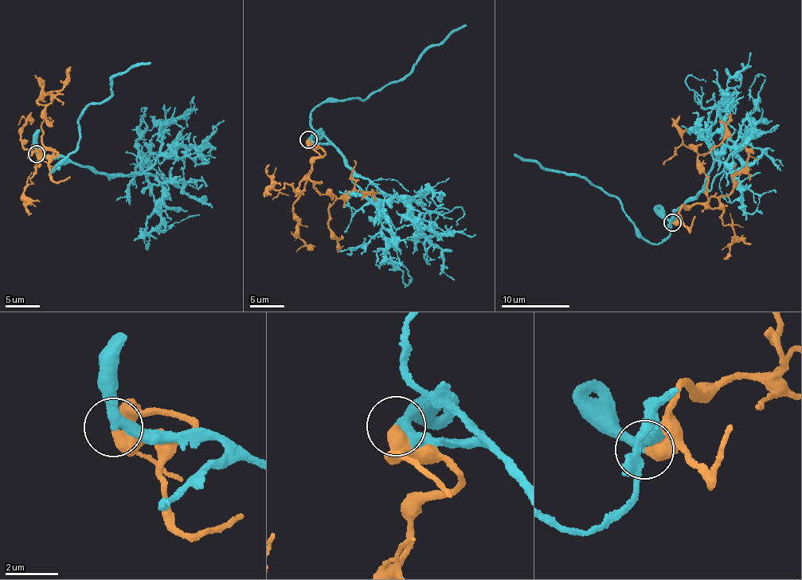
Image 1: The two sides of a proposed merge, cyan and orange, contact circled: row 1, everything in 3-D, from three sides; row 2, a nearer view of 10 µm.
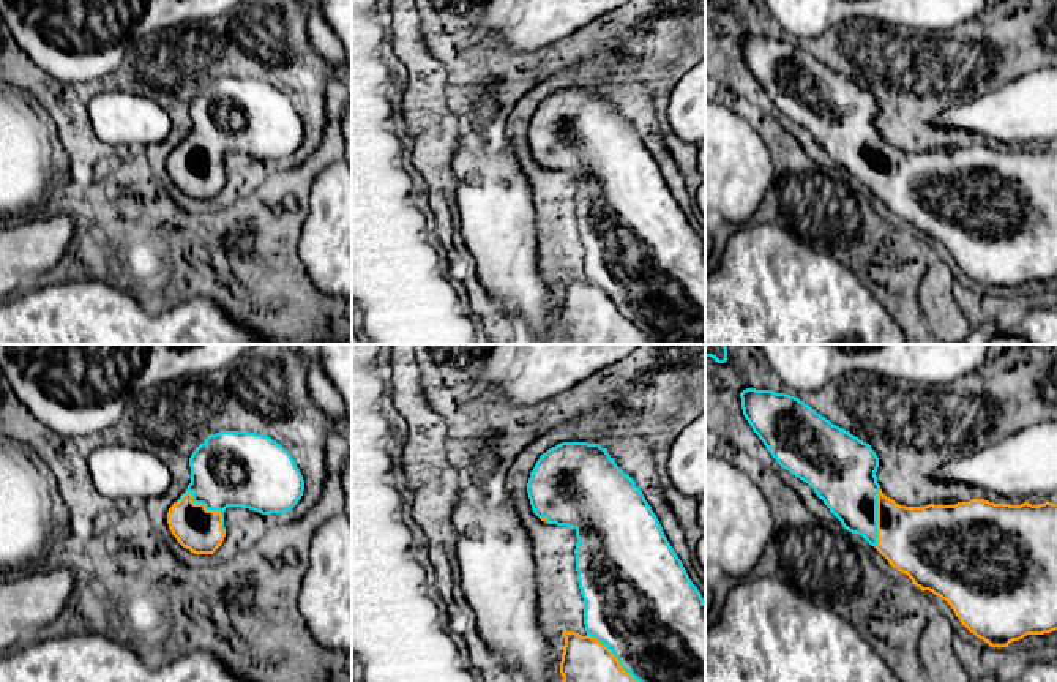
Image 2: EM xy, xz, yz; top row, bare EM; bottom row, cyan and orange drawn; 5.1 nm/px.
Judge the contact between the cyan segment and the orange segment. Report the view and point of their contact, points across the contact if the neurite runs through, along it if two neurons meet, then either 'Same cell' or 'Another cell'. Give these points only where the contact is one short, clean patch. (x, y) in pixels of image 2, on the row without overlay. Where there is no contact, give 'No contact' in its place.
Touches cyan at xy (204, 150). Same cell

